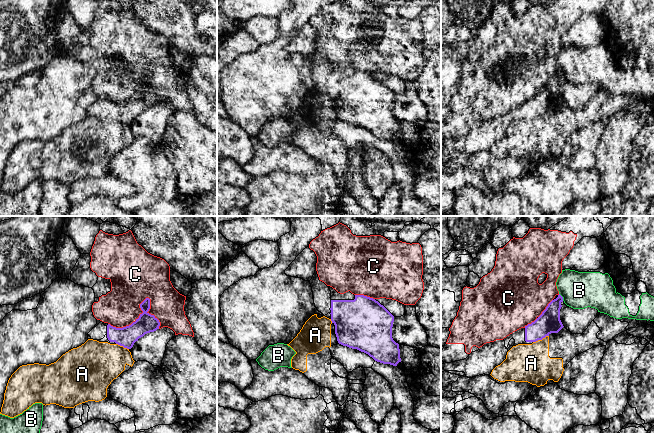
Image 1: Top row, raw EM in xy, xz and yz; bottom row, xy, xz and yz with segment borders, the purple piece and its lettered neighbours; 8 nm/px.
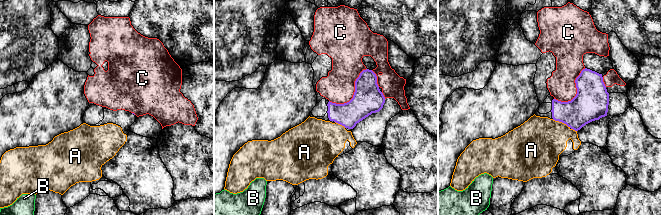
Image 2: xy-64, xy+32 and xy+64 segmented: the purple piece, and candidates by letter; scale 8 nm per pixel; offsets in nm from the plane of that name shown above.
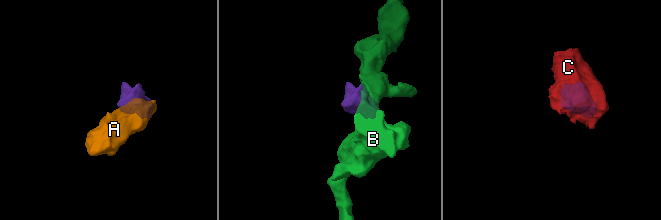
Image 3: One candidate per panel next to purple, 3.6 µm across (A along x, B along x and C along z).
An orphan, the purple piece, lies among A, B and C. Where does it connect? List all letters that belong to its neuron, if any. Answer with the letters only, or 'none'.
none

